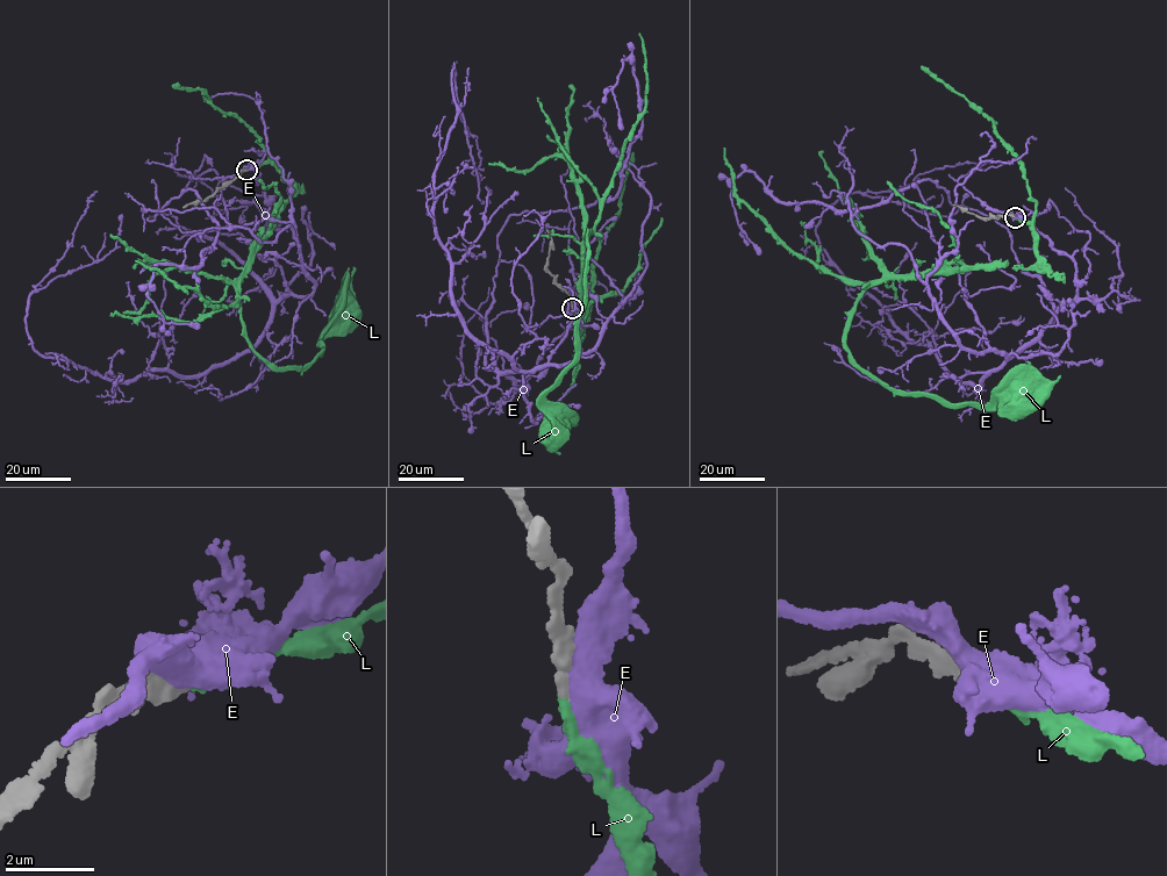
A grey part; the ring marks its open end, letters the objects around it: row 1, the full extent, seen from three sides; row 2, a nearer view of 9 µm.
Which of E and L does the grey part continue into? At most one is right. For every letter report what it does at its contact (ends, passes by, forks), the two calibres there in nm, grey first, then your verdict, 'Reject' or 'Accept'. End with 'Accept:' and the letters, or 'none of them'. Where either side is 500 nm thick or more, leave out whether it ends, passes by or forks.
E: Thickness 400 nm (grey) against 550 nm. Reject
L: It ends there. Thickness 320 nm (grey) against 400 nm. Accept
Accept: L

